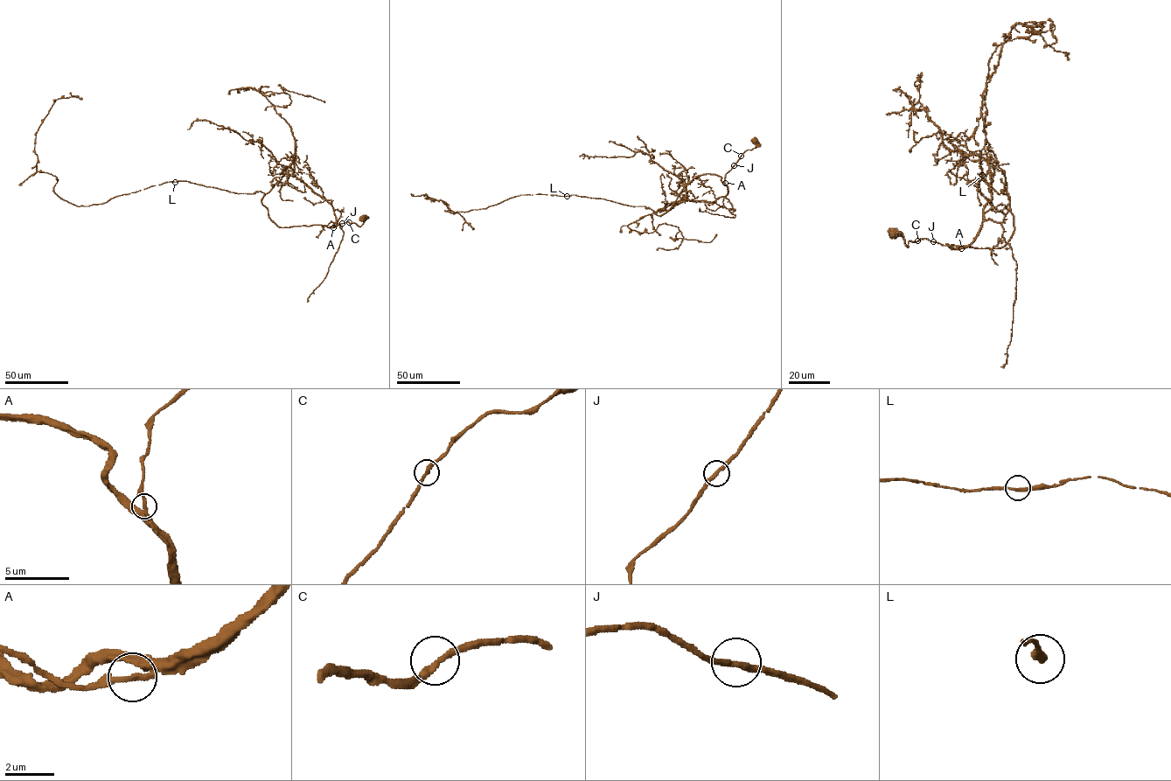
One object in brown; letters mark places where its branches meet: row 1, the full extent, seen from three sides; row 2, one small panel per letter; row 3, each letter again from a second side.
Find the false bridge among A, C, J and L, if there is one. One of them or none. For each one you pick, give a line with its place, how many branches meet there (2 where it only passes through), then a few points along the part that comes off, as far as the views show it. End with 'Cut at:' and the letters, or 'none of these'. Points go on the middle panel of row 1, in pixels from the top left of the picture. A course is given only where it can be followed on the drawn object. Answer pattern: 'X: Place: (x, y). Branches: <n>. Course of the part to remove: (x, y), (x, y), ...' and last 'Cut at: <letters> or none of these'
Cut at: none of these

